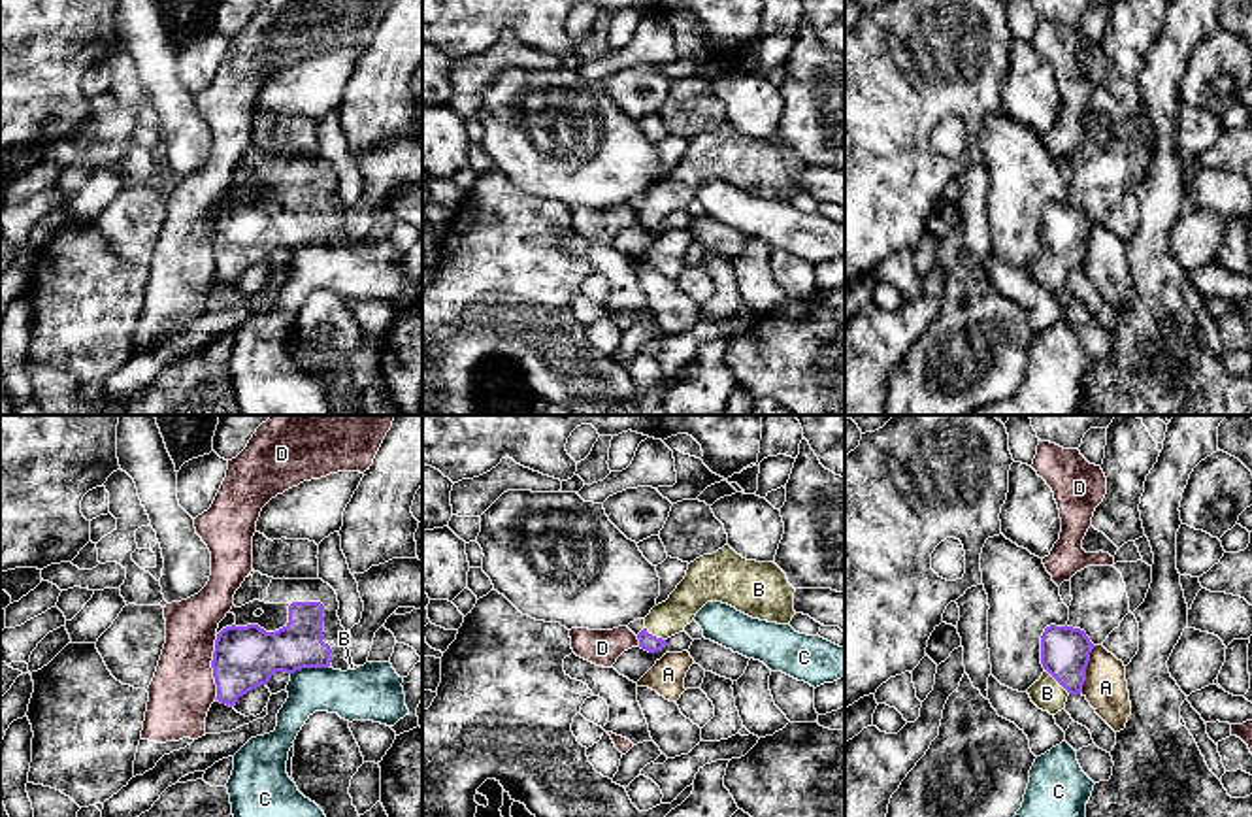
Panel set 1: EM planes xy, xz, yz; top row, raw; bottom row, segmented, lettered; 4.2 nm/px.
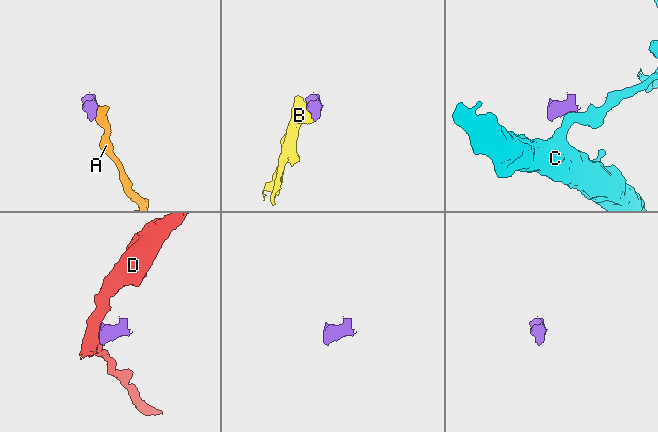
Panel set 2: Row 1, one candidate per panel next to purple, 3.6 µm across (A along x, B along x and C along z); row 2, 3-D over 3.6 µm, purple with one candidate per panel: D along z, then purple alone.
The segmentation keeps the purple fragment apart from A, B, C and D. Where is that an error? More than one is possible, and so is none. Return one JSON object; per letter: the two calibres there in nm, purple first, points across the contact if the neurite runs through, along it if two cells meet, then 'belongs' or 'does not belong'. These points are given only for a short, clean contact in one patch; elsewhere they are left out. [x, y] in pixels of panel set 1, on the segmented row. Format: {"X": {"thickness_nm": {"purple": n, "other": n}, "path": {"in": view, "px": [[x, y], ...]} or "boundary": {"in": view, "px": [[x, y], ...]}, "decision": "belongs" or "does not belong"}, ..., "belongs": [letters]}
{"A": {"thickness_nm": {"purple": 200, "other": 190}, "boundary": {"in": "yz", "px": [[1096, 646], [1088, 657], [1087, 680], [1079, 693]]}, "decision": "does not belong"}, "B": {"thickness_nm": {"purple": 200, "other": 140}, "decision": "belongs"}, "C": {"thickness_nm": {"purple": 240, "other": 220}, "boundary": {"in": "xy", "px": [[327, 666], [302, 666], [291, 674]]}, "decision": "does not belong"}, "D": {"thickness_nm": {"purple": 280, "other": 280}, "boundary": {"in": "xy", "px": [[217, 634], [212, 661], [214, 699]]}, "decision": "does not belong"}, "belongs": ["B"]}

